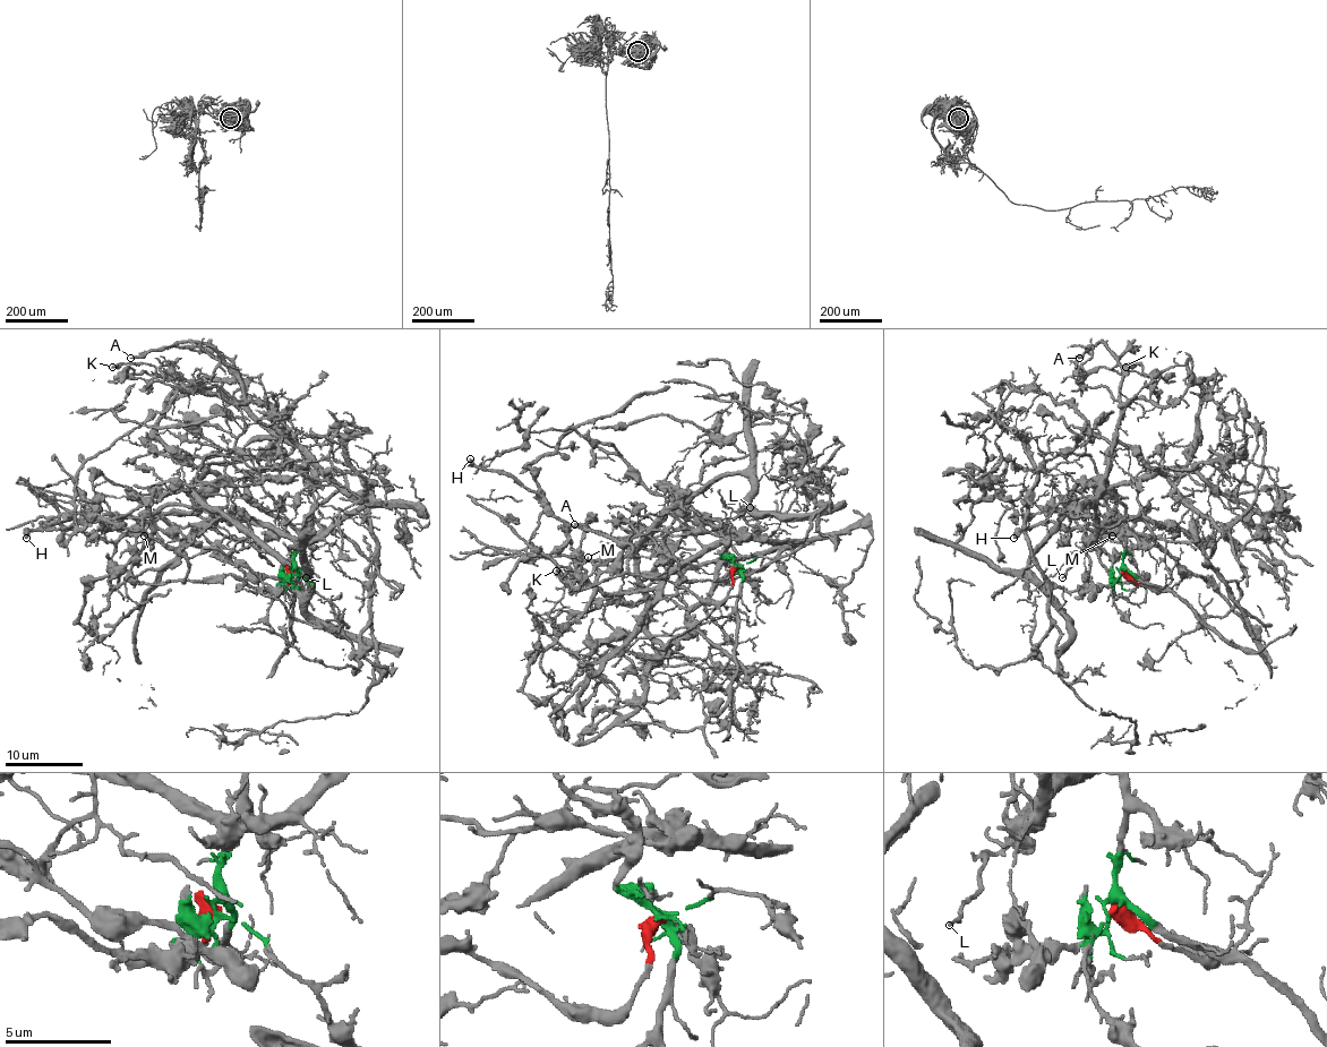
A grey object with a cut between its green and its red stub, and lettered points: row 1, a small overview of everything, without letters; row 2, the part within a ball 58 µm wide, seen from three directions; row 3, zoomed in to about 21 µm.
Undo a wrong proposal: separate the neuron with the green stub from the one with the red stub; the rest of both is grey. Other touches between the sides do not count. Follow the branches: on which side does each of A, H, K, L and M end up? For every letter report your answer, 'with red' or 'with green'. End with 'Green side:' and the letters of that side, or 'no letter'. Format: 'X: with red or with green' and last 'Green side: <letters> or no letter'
A: with green
H: with red
K: with green
L: with green
M: with green
Green side: A, K, L, M

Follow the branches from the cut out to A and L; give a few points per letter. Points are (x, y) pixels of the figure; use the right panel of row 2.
A: (1120, 573), (1126, 508), (1104, 487), (1104, 472), (1120, 411), (1122, 365), (1102, 343), (1079, 358)
L: (1120, 573), (1126, 508), (1109, 491), (1096, 505), (1093, 538), (1101, 529), (1087, 518), (1087, 542), (1061, 577)

